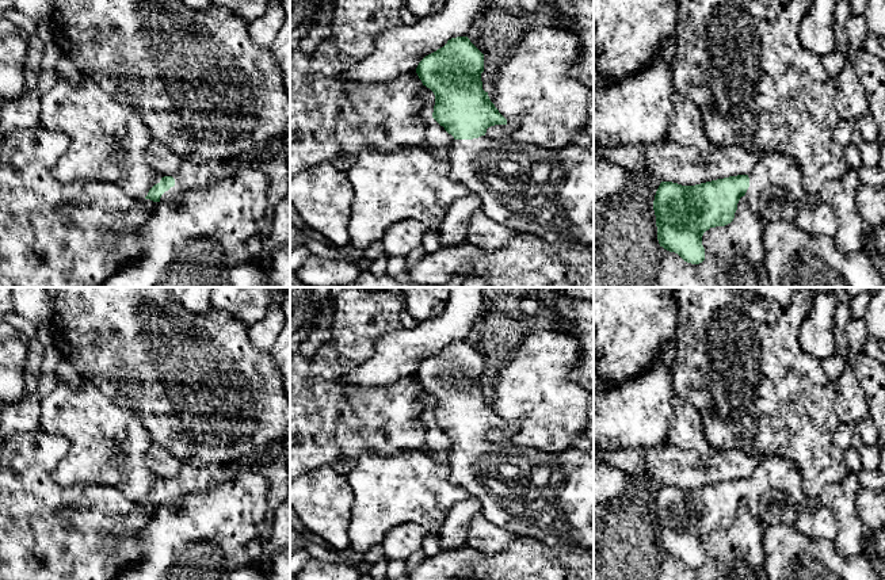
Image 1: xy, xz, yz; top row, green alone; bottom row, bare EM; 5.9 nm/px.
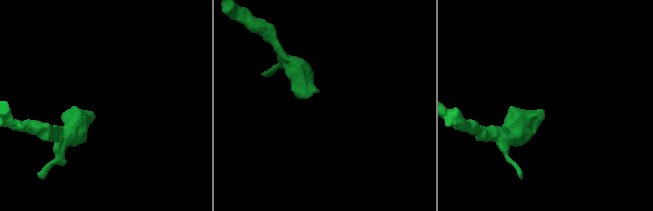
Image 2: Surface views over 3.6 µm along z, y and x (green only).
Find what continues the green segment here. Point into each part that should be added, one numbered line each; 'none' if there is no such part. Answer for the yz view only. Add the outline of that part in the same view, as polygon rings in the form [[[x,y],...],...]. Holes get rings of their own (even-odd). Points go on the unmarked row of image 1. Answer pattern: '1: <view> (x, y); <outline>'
1: yz (775, 493); [[[764,457],[752,470],[745,496],[749,512],[763,524],[794,526],[798,508],[812,511],[819,500],[805,495],[802,477],[794,462],[781,457]]]

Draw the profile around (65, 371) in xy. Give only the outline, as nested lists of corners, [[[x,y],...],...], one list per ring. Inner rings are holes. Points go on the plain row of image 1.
[[[64,358],[60,360],[56,369],[56,375],[60,381],[64,381],[73,388],[77,388],[81,379],[76,369]]]

